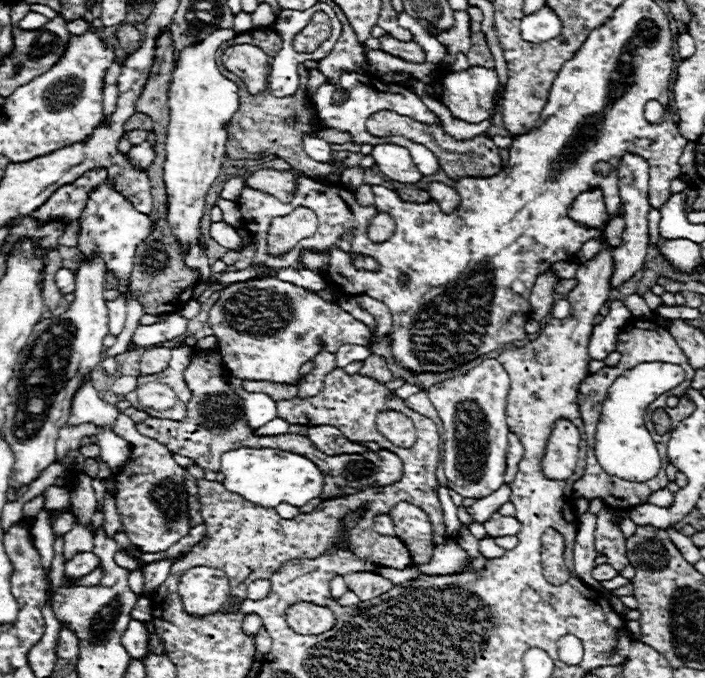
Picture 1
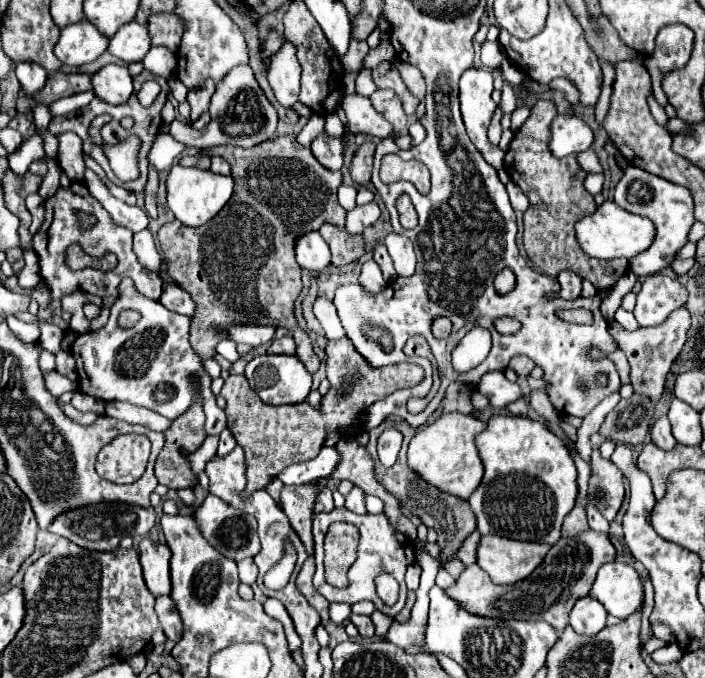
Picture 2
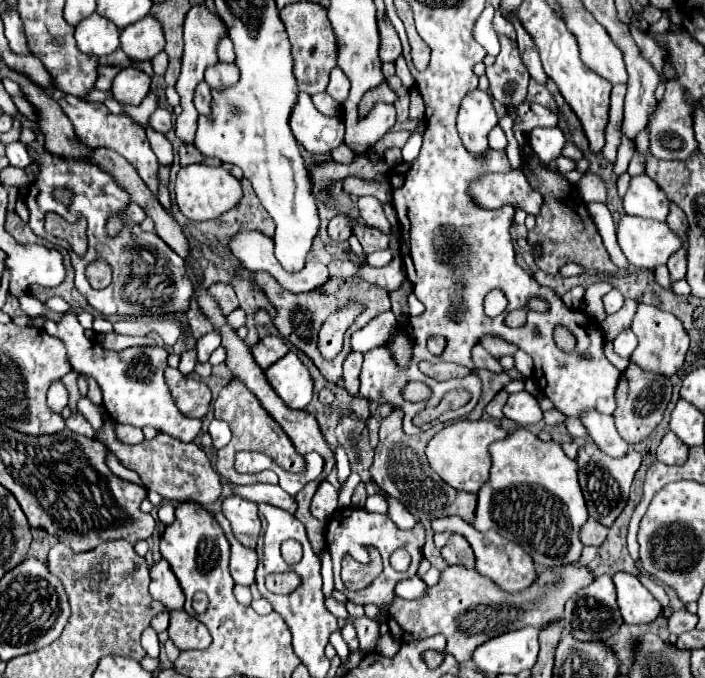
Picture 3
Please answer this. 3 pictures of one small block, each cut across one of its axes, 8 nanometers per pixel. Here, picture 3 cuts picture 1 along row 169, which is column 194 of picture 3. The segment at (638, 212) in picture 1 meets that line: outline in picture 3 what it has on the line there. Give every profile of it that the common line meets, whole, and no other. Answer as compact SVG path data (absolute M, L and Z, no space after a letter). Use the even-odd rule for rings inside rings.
M170 610L168 634L180 650L208 648L208 644L212 642L208 628L184 610Z

